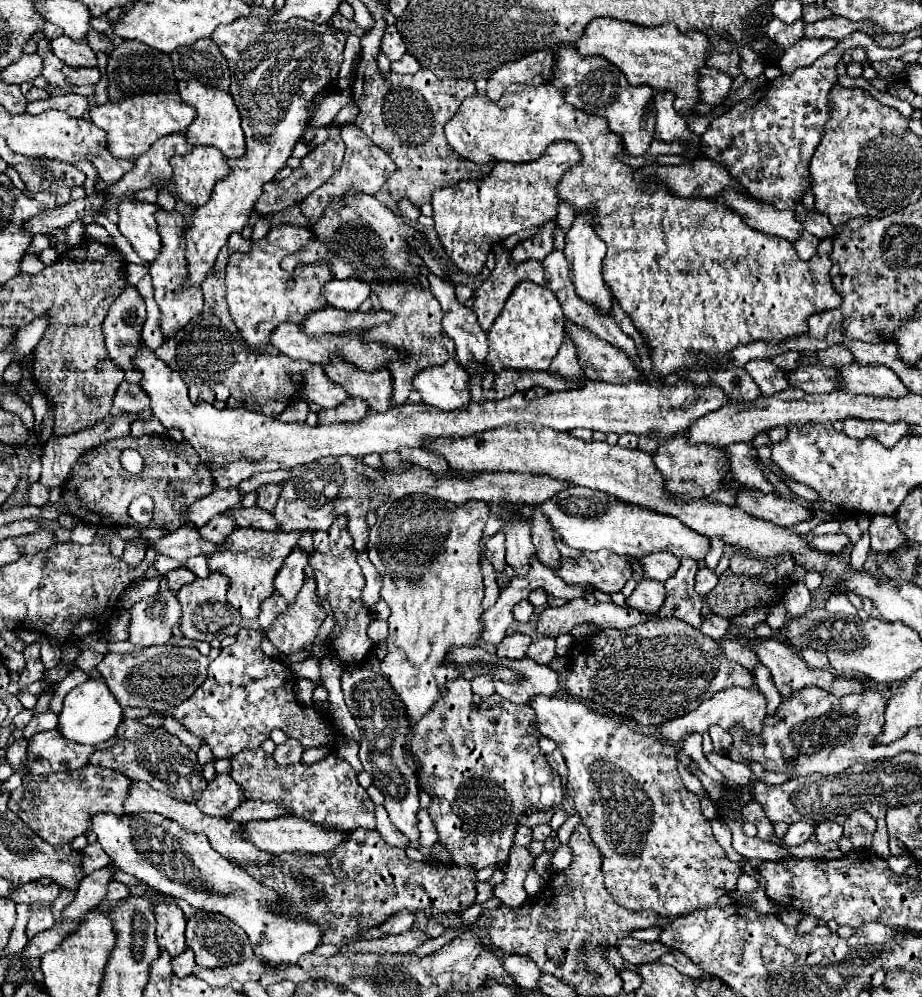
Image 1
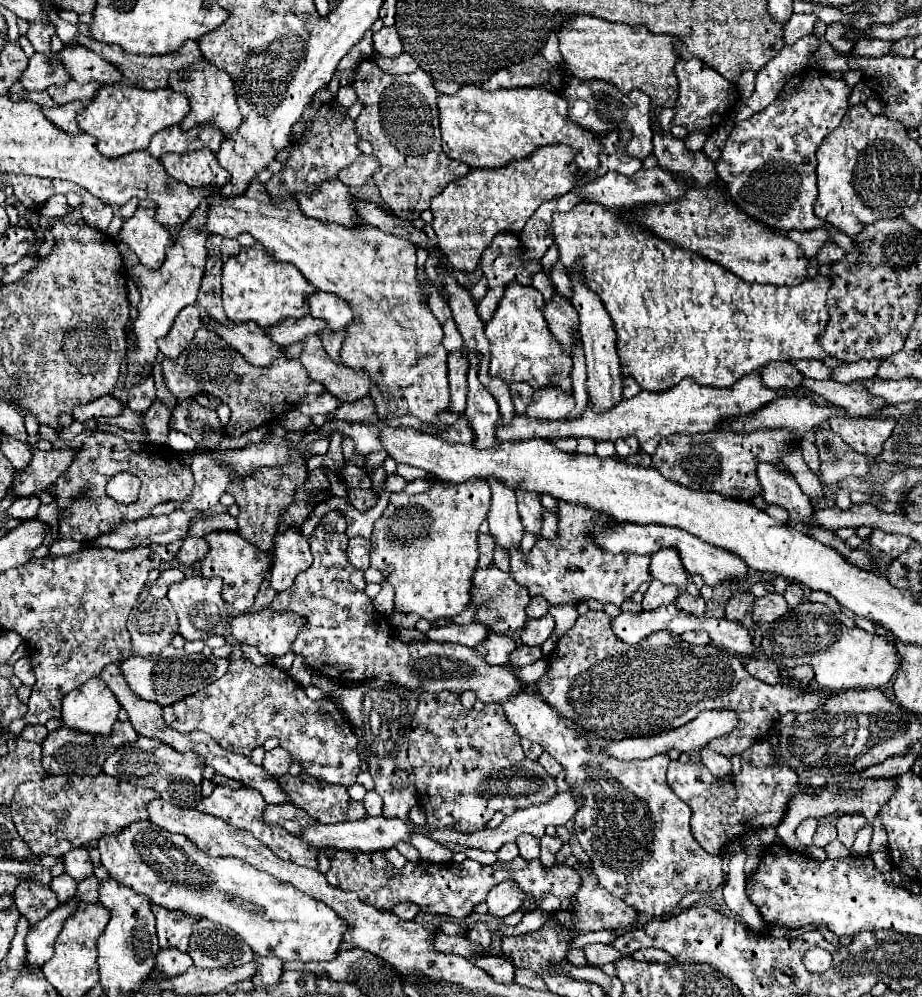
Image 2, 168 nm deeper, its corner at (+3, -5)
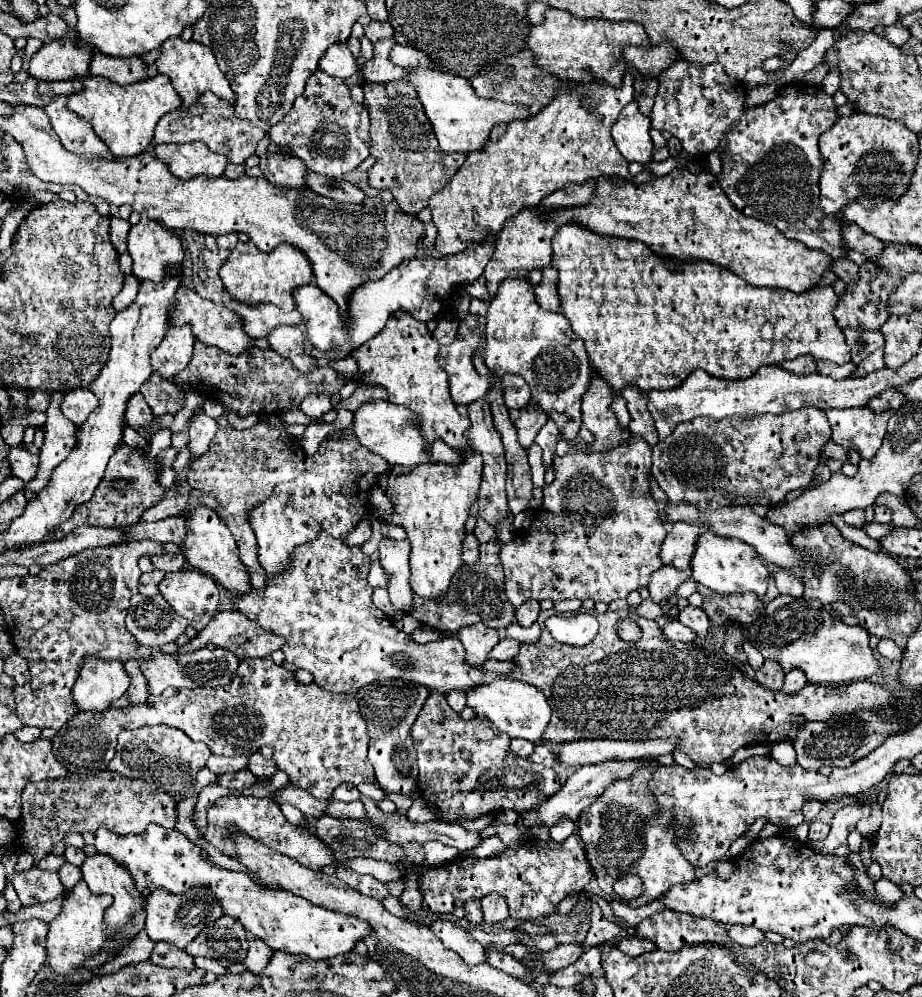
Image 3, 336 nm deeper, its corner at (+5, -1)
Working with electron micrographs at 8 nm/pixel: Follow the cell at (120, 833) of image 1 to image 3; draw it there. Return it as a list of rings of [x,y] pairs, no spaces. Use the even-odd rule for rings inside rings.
[[[151,824],[143,834],[121,836],[107,828],[99,828],[95,832],[95,848],[99,854],[109,854],[123,868],[127,868],[137,890],[141,892],[163,888],[171,894],[183,894],[193,886],[211,888],[219,906],[223,908],[223,914],[231,916],[247,932],[263,940],[273,950],[305,954],[313,960],[335,958],[351,952],[355,942],[363,940],[371,932],[371,926],[355,916],[315,906],[287,890],[271,890],[253,882],[247,872],[233,872],[213,864],[213,860],[203,856],[199,846],[179,830],[167,830]]]

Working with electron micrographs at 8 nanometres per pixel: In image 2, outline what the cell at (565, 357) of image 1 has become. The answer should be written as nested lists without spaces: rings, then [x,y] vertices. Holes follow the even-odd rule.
[[[547,386],[545,390],[537,390],[533,394],[533,400],[527,406],[525,416],[539,420],[557,420],[557,418],[565,418],[573,408],[575,408],[573,396],[561,394],[561,390],[551,390]]]

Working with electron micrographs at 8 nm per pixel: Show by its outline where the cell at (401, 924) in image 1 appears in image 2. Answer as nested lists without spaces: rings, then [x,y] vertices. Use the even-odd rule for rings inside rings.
[[[401,902],[393,908],[393,914],[397,914],[399,918],[405,918],[405,920],[413,920],[419,912],[419,906],[413,904],[413,902]]]

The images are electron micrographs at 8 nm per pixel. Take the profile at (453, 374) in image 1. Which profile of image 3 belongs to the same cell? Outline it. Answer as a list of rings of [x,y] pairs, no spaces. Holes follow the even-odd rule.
[[[469,314],[467,318],[461,320],[457,340],[449,346],[441,346],[441,350],[439,350],[439,362],[441,362],[443,370],[449,374],[451,398],[453,398],[455,404],[465,404],[467,406],[467,404],[483,398],[487,394],[487,390],[491,388],[491,384],[495,382],[493,376],[481,378],[473,368],[473,360],[471,360],[473,352],[483,348],[483,344],[485,344],[485,318]]]

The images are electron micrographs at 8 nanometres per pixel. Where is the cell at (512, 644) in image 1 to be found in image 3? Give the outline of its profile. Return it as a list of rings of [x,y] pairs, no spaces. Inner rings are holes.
[[[473,624],[469,628],[463,628],[457,632],[457,638],[463,642],[467,650],[467,662],[471,666],[483,666],[485,660],[489,660],[489,652],[497,646],[499,634],[483,624]]]

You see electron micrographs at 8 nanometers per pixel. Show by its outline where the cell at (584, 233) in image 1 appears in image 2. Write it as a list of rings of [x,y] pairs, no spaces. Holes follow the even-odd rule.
[[[571,274],[573,282],[573,306],[579,312],[579,332],[583,340],[583,350],[587,358],[587,394],[589,394],[589,404],[593,412],[605,412],[611,410],[623,396],[623,376],[619,368],[619,356],[615,348],[615,330],[611,324],[609,314],[605,312],[605,306],[601,306],[601,300],[581,282],[579,274]]]

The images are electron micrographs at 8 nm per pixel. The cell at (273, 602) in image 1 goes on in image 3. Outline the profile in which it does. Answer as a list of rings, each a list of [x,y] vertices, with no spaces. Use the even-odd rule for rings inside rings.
[[[259,422],[247,430],[219,428],[209,452],[199,456],[197,462],[191,462],[191,468],[187,472],[187,484],[191,488],[203,490],[221,502],[221,510],[217,510],[217,514],[231,530],[239,546],[239,558],[249,568],[251,584],[255,590],[263,590],[267,574],[263,566],[259,566],[255,550],[255,532],[247,522],[247,514],[251,514],[251,510],[259,506],[259,502],[265,502],[277,484],[297,478],[303,472],[303,462],[305,452],[297,438]]]

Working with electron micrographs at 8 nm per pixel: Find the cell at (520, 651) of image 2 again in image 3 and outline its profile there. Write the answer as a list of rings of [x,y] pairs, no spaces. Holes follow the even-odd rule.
[[[503,638],[493,650],[491,650],[491,658],[495,658],[495,660],[513,660],[515,658],[515,654],[519,654],[519,646],[521,646],[521,642],[515,642],[515,640],[511,640],[511,638]]]

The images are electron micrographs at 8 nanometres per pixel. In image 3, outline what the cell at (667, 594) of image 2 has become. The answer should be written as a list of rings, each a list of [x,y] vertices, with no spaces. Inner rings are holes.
[[[661,566],[655,574],[651,574],[651,580],[647,584],[651,600],[661,602],[665,598],[671,598],[675,590],[691,576],[691,570],[675,570],[673,566]]]

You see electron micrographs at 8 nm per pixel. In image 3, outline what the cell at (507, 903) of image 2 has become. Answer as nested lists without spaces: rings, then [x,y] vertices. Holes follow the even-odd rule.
[[[487,894],[481,900],[483,906],[483,918],[485,922],[493,924],[493,922],[503,922],[505,918],[509,918],[509,908],[507,908],[507,900],[501,894]]]

